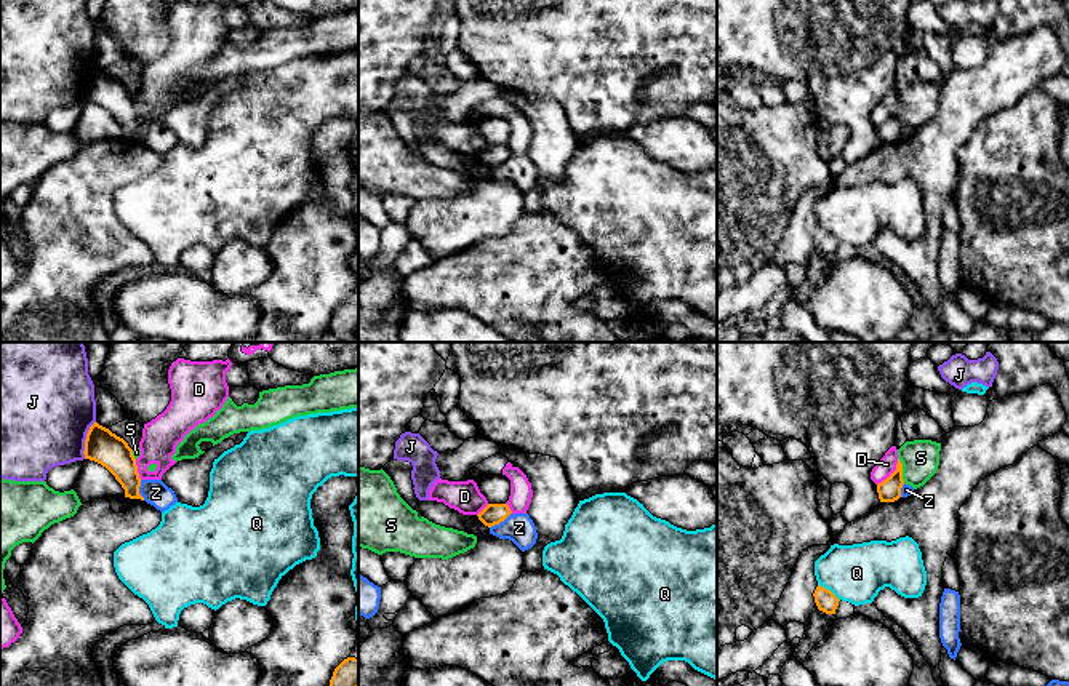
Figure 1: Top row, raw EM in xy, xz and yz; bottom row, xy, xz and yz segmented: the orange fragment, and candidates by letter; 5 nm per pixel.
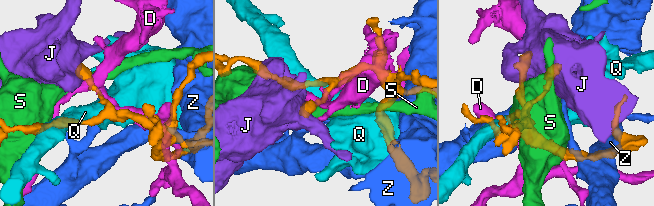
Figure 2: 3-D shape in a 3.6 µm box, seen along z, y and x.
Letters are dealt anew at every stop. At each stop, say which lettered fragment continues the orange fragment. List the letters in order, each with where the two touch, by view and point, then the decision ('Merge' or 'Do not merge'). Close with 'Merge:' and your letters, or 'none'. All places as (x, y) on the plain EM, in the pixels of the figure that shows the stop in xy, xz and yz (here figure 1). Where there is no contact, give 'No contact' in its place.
D: Touches orange at yz (892, 115). Do not merge
J: Touches orange at xy (85, 82). Do not merge
Q: Touches orange at yz (829, 232). Do not merge
S: Touches orange at yz (901, 112). Do not merge
Z: Touches orange at xz (500, 163). Do not merge
Merge: none

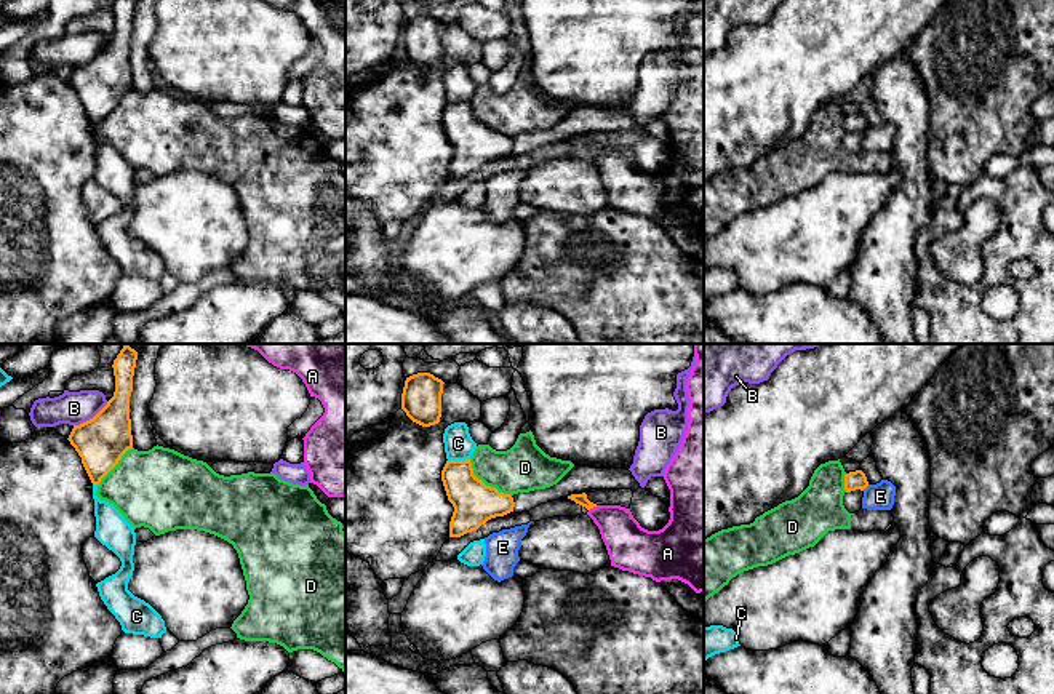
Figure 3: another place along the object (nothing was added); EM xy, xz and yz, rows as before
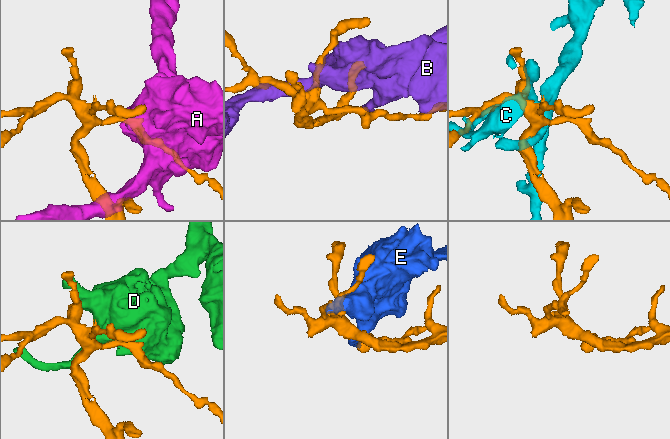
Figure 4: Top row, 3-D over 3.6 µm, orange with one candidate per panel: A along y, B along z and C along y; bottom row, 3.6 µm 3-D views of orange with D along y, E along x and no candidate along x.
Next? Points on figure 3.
A: Touches orange at xz (592, 149). Do not merge
B: Touches orange at xy (90, 61). Do not merge
C: Touches orange at xz (458, 103). Do not merge
D: Touches orange at xz (483, 125). Merge
E: Touches orange at yz (866, 128). Do not merge
Merge: D

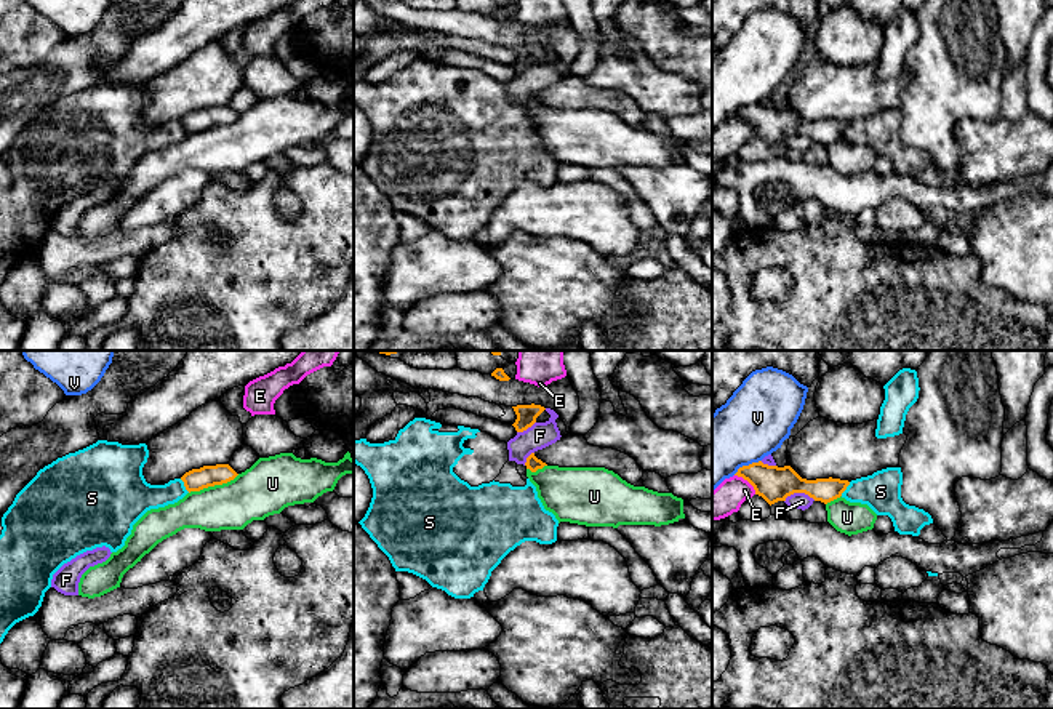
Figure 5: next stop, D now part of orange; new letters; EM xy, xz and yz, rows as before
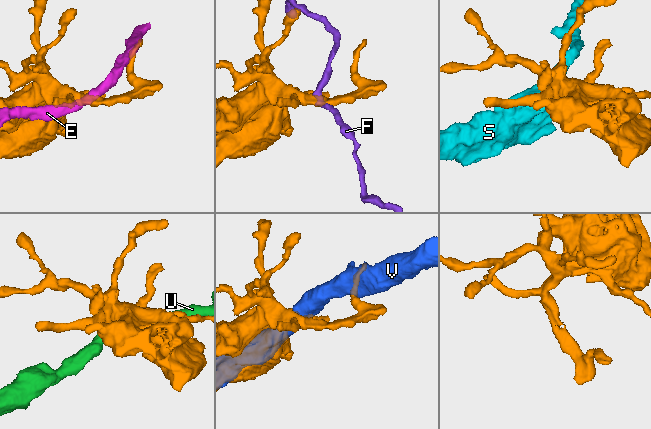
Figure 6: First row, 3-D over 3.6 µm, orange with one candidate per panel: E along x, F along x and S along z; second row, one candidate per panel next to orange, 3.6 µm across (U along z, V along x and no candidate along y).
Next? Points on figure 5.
E: Touches orange at yz (748, 122). Do not merge
F: Touches orange at yz (800, 133). Do not merge
S: Touches orange at xy (184, 127). Do not merge
U: Touches orange at xy (213, 127). Do not merge
V: Touches orange at yz (746, 108). Do not merge
Merge: none

